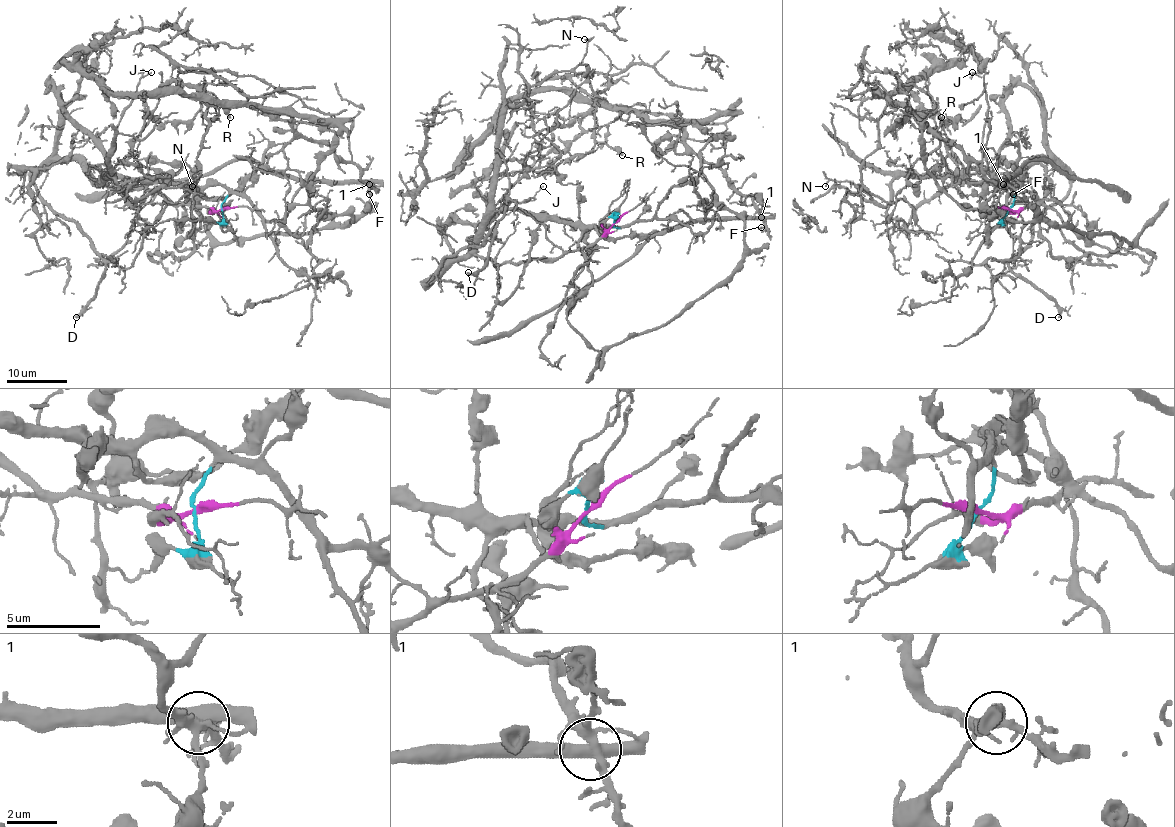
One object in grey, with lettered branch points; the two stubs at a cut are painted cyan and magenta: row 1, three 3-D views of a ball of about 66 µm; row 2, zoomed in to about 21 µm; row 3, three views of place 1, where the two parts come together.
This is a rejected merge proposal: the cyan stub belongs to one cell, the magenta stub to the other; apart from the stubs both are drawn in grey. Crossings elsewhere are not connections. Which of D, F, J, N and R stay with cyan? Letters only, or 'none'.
F, R

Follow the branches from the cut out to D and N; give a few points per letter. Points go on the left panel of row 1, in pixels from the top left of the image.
D: (222, 210), (107, 185), (80, 161), (54, 160), (34, 179), (36, 191), (104, 263), (96, 295), (75, 317)
N: (222, 210), (107, 185), (84, 163), (98, 181), (116, 182), (133, 205), (162, 187), (195, 179), (192, 185)

